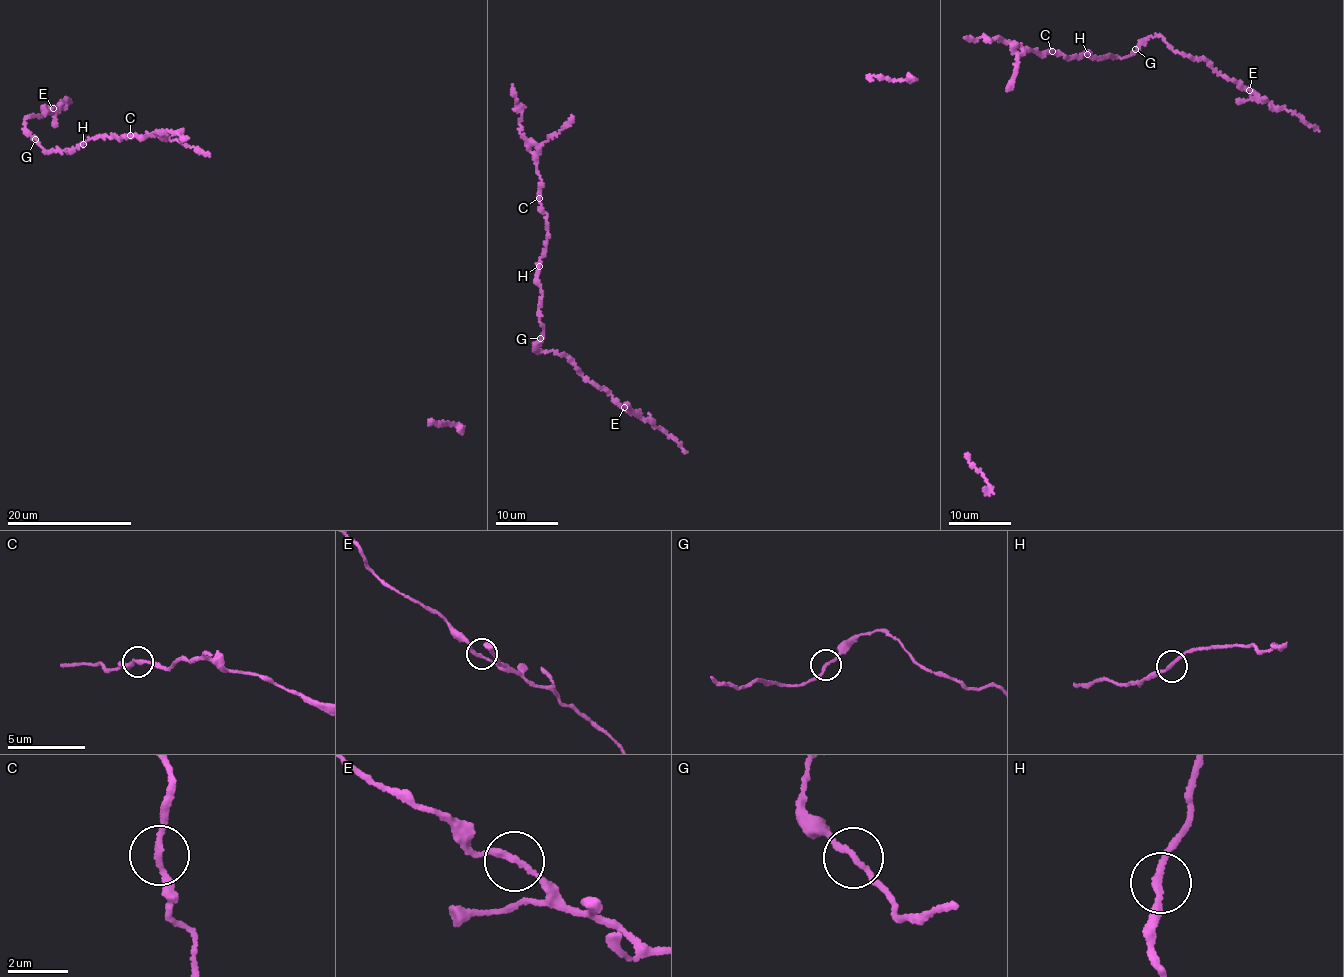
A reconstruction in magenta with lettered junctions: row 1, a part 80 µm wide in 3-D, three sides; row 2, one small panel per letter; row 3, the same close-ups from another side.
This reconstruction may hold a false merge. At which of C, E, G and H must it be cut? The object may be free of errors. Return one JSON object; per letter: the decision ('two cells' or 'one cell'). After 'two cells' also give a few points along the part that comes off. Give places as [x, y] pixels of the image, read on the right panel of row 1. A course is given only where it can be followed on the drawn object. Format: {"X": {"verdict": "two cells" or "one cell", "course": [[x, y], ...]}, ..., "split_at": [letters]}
{"C": {"verdict": "one cell"}, "E": {"verdict": "one cell"}, "G": {"verdict": "one cell"}, "H": {"verdict": "one cell"}, "split_at": []}

